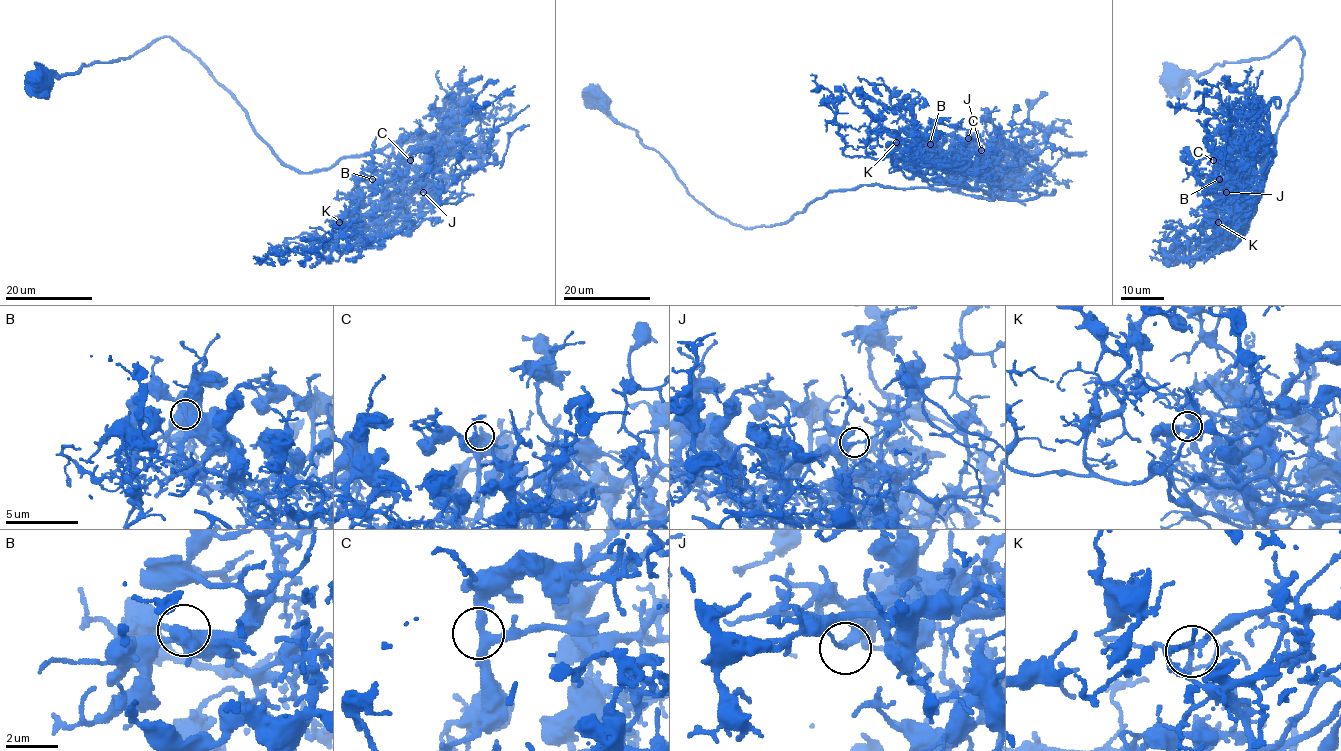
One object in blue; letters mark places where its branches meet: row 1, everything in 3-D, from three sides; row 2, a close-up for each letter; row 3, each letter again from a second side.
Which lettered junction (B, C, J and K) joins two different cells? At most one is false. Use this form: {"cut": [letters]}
{"cut": ["J"]}

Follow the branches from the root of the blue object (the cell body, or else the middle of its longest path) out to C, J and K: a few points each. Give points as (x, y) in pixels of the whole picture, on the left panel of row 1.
C: (41, 80), (171, 37), (285, 164), (317, 172), (391, 145), (406, 159), (397, 162), (410, 160)
J: (41, 80), (171, 37), (285, 164), (317, 172), (392, 145), (402, 177), (423, 192)
K: (41, 80), (171, 37), (287, 165), (317, 172), (393, 146), (406, 185), (364, 217), (339, 222)

